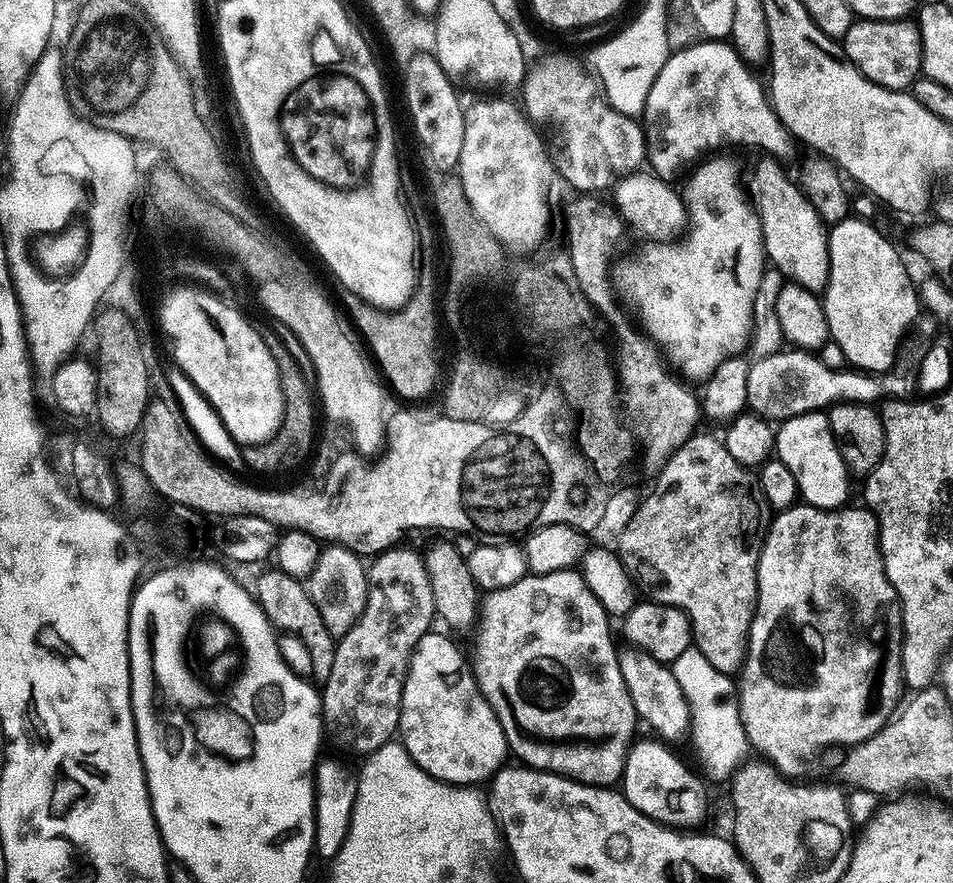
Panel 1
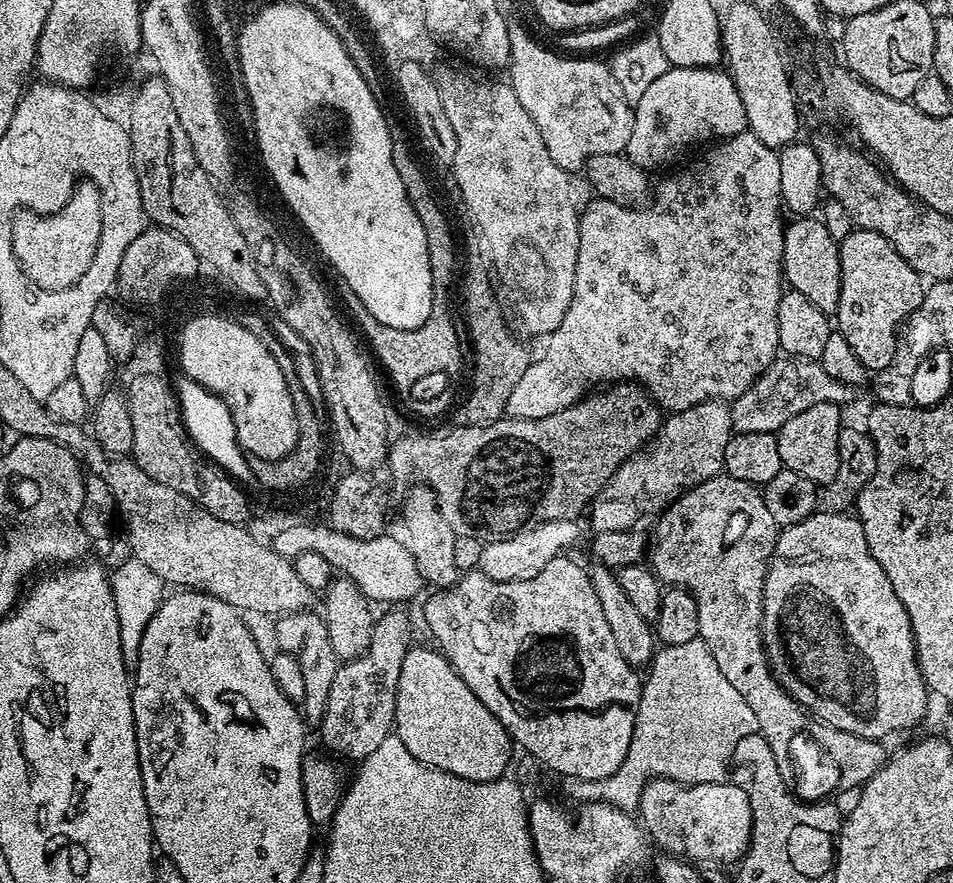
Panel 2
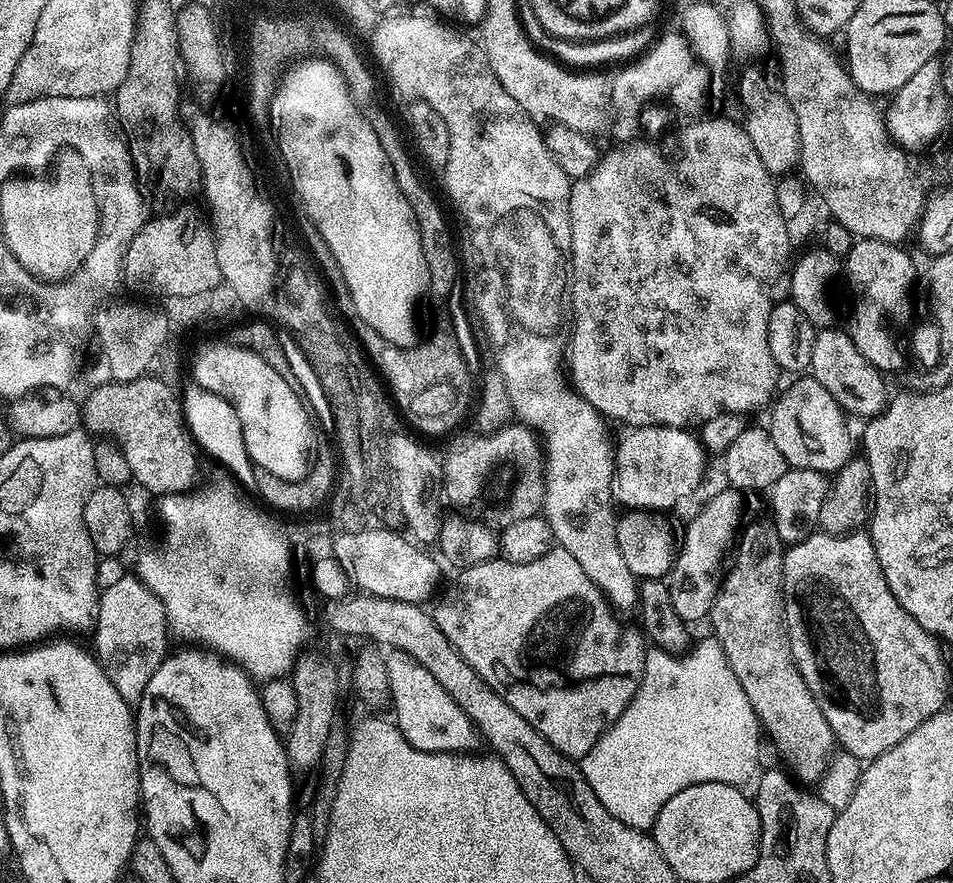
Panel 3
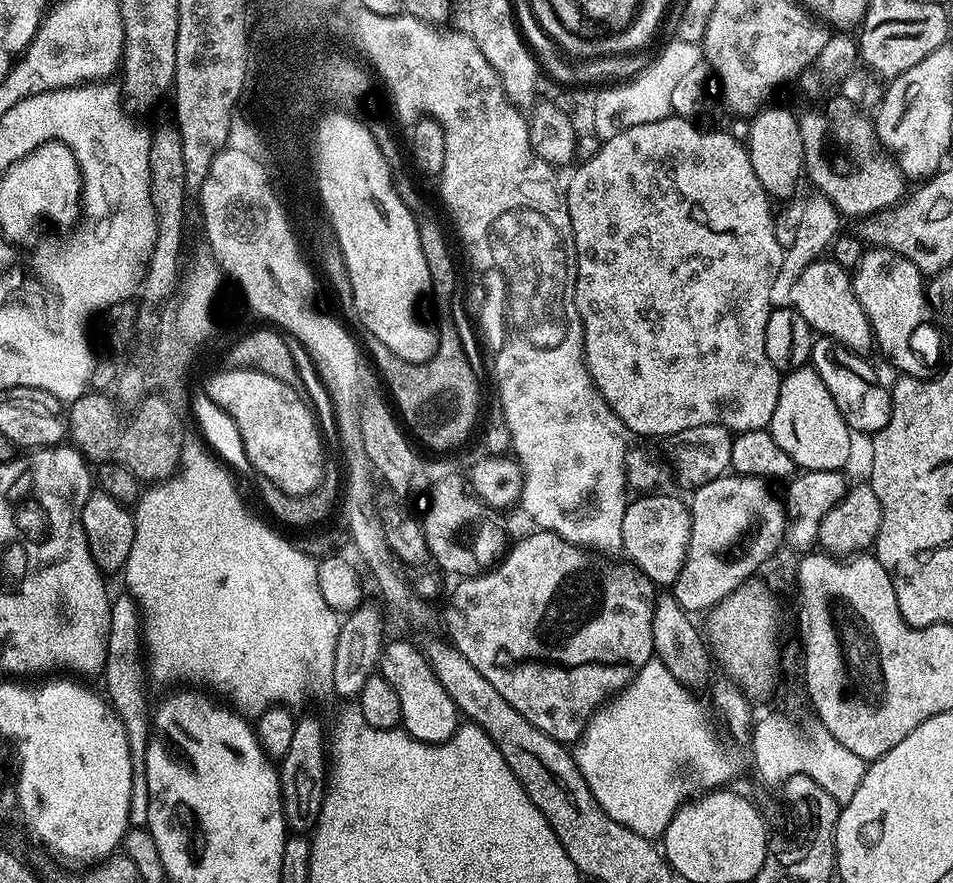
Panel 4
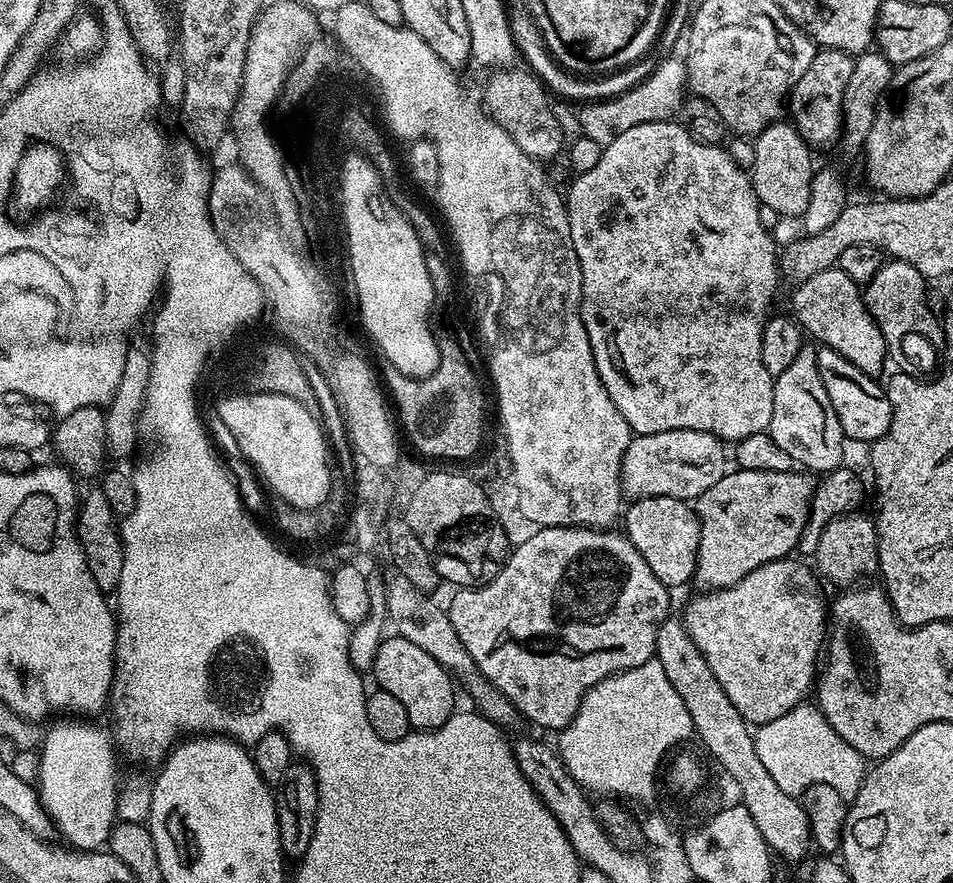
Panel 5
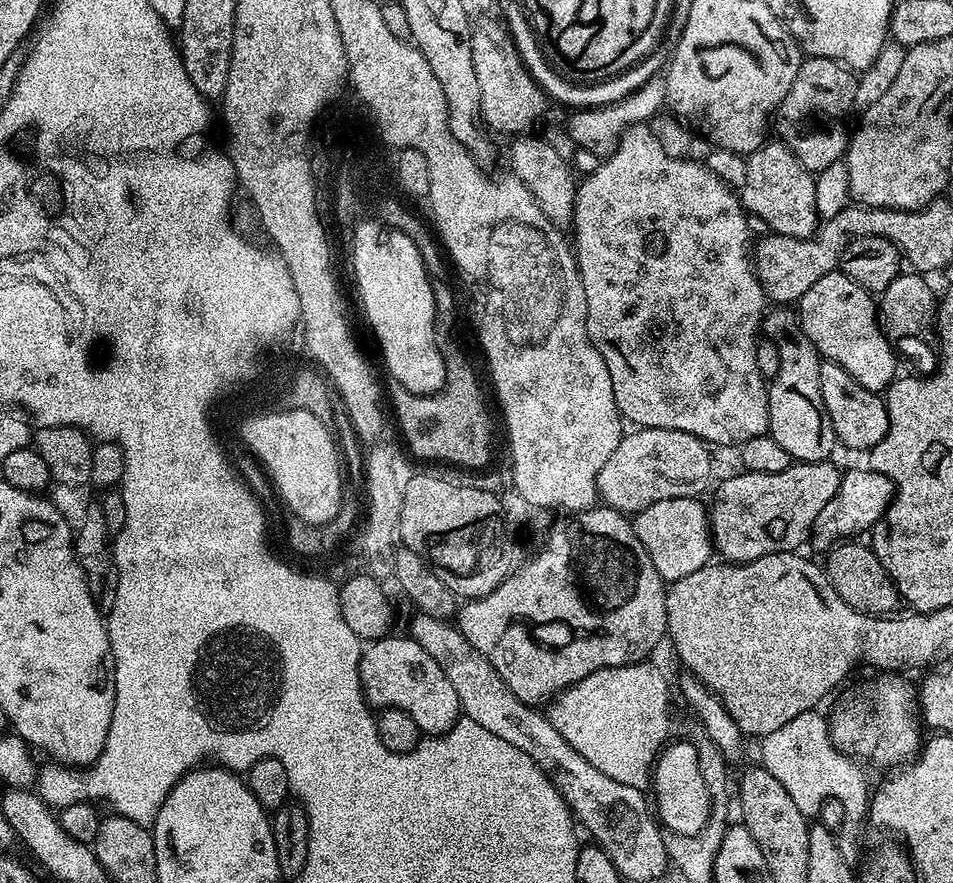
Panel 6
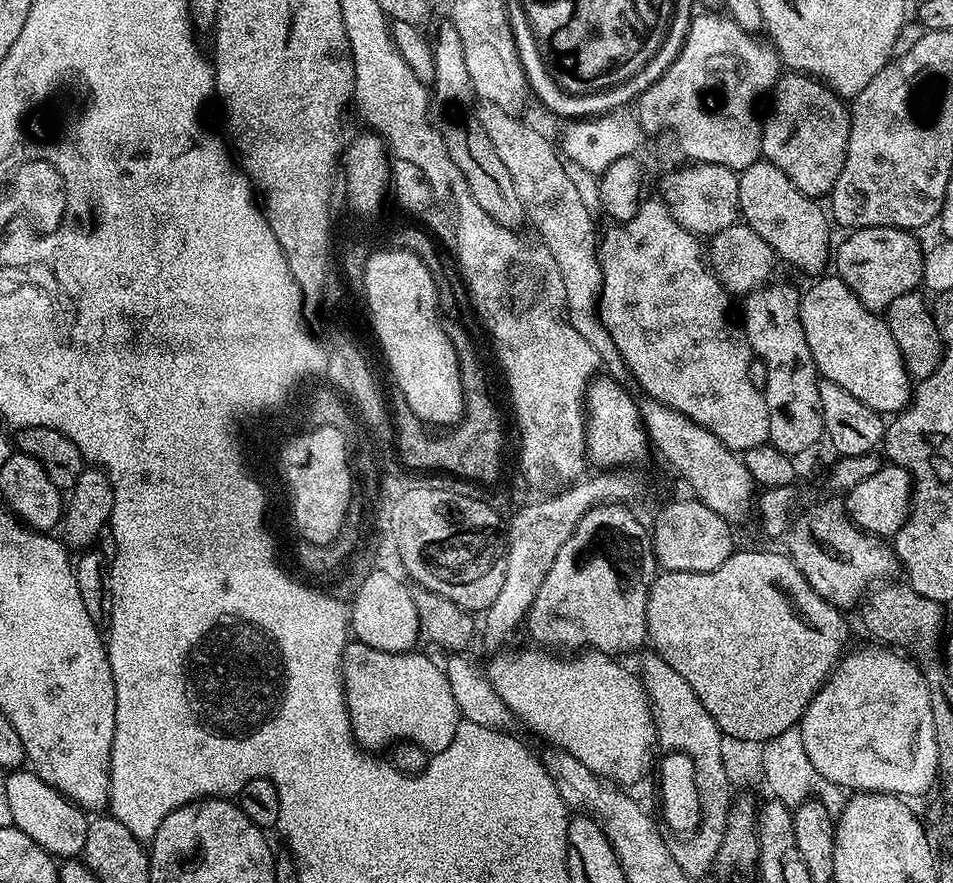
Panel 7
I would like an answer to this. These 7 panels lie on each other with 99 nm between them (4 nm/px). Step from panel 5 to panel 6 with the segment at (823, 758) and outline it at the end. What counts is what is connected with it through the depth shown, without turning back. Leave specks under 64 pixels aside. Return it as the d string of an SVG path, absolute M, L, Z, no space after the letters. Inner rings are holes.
M812 709L806 714L800 714L791 722L786 722L779 730L761 739L762 760L761 765L767 769L778 782L785 787L786 792L793 799L795 806L801 810L804 816L813 817L823 809L827 800L838 800L843 804L843 822L836 832L836 845L839 853L846 862L855 865L858 861L858 842L862 830L861 823L865 823L868 805L870 803L870 787L866 784L866 778L861 770L863 768L853 757L848 757L844 752L838 751L829 734L827 719L820 712Z

